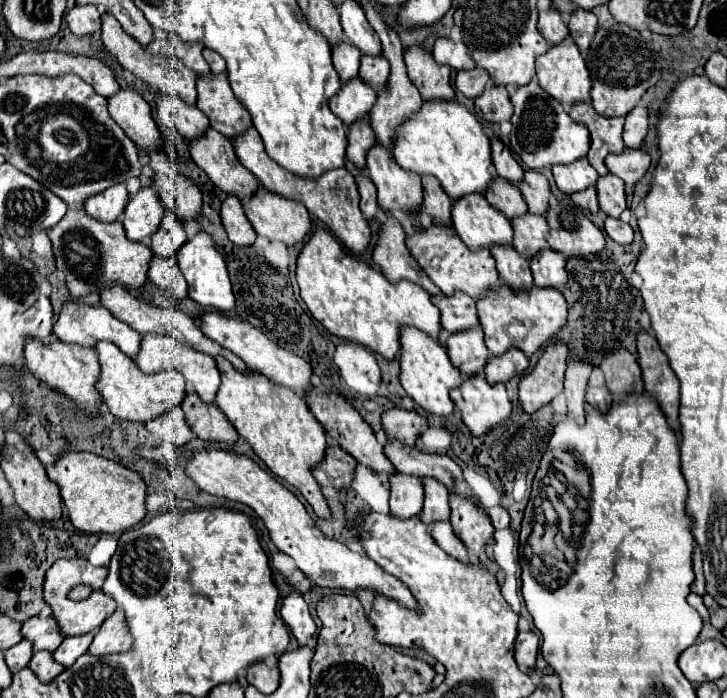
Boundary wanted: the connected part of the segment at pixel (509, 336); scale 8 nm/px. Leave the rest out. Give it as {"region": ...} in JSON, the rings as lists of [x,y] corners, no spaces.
{"region":[[[501,284],[499,292],[487,292],[477,300],[479,322],[485,332],[491,356],[501,356],[511,348],[519,348],[525,356],[533,356],[547,342],[555,342],[567,322],[567,302],[559,290],[531,288],[529,292],[513,292]]]}

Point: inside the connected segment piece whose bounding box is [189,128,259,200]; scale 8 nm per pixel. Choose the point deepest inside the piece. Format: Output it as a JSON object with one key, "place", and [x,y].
{"place":[214,154]}

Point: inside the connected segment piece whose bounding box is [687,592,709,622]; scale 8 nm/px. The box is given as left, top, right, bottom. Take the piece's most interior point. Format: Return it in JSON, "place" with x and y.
{"place":[696,601]}

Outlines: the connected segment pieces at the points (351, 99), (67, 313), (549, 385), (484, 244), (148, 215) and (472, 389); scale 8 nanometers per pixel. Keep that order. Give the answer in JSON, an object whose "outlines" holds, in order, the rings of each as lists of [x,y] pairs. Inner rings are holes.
{"outlines":[[[[357,76],[353,84],[345,84],[341,92],[329,100],[329,108],[345,124],[345,128],[349,128],[351,124],[369,116],[375,100],[377,94],[373,94],[373,88],[361,84],[361,78]]],[[[73,300],[65,302],[65,306],[63,306],[63,310],[61,310],[61,314],[53,326],[53,334],[61,342],[79,344],[83,348],[95,348],[97,342],[107,340],[107,342],[115,344],[117,348],[121,348],[121,352],[125,352],[125,356],[129,356],[131,360],[135,360],[139,350],[141,350],[141,336],[131,326],[117,320],[107,308],[103,308],[103,306],[95,308],[95,306],[87,306],[83,302],[73,302]]],[[[563,342],[549,344],[539,358],[533,372],[521,378],[519,402],[525,412],[535,412],[557,394],[563,392],[563,380],[567,370],[567,348]]],[[[465,196],[465,200],[461,200],[461,204],[453,204],[451,216],[453,216],[455,232],[467,244],[469,250],[489,248],[493,244],[501,244],[501,246],[511,246],[513,244],[511,222],[505,220],[505,216],[501,216],[501,212],[497,212],[483,196]]],[[[141,188],[135,196],[129,198],[123,212],[123,228],[127,238],[133,242],[143,242],[161,226],[163,212],[165,204],[161,204],[161,198],[155,196],[153,188]]],[[[485,376],[465,380],[461,388],[451,392],[451,400],[475,438],[491,432],[511,416],[511,402],[505,386],[489,386]]]]}

